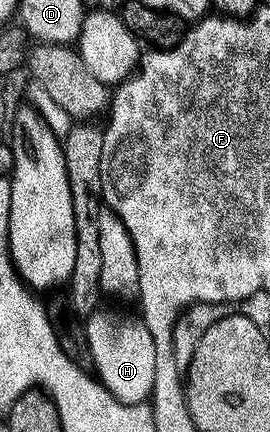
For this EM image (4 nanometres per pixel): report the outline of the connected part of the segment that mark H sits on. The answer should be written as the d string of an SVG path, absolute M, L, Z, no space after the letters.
M98 310L87 317L86 338L90 341L90 352L96 366L95 373L99 381L113 394L118 401L125 404L145 403L151 394L152 382L155 381L156 356L152 336L148 333L146 325L141 321L132 322Z

